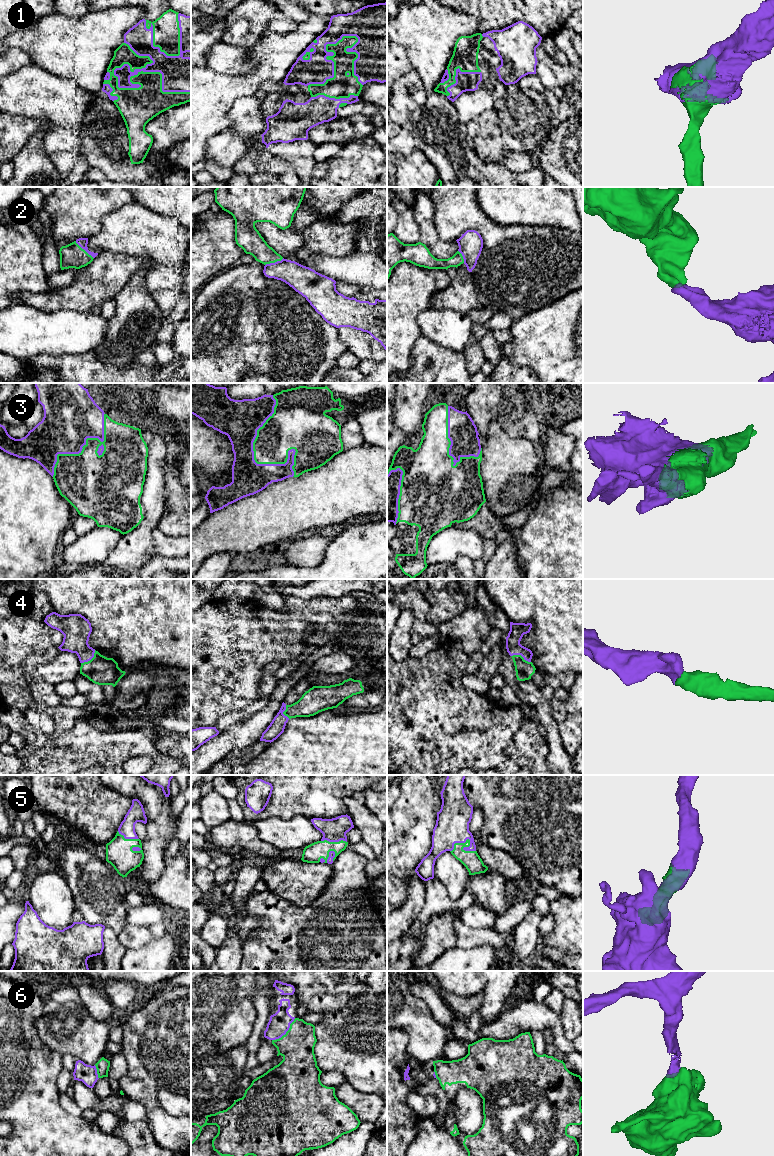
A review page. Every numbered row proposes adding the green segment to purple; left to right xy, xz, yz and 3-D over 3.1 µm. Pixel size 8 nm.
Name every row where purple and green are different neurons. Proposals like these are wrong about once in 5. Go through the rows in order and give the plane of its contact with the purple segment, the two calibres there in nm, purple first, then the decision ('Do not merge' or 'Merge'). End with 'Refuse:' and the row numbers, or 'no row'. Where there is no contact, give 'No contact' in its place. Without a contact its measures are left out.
1: Touches purple in xy. Thickness 280 nm (purple) against 260 nm. Merge
2: Touches purple in xy. Thickness 80 nm (purple) against 190 nm. Merge
3: Touches purple in xz. Thickness 280 nm (purple) against 300 nm. Merge
4: Touches purple in yz. Thickness 120 nm (purple) against 140 nm. Merge
5: Touches purple in yz. Thickness 280 nm (purple) against 150 nm. Merge
6: Touches purple in xz. Thickness 170 nm (purple) against 280 nm. Merge
Refuse: no row

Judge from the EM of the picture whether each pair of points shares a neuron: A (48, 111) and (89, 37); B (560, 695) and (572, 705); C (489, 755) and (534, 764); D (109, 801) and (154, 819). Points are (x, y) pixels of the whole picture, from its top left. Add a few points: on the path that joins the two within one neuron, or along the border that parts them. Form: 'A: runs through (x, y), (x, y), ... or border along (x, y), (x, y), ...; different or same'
A: border along (44, 69), (56, 75), (72, 79), (86, 91); different
B: border along (568, 690), (567, 712); different
C: border along (513, 738), (519, 764); different
D: border along (110, 789), (127, 796), (131, 800); different

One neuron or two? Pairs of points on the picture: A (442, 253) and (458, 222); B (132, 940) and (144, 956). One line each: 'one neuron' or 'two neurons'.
A: two neurons
B: two neurons

